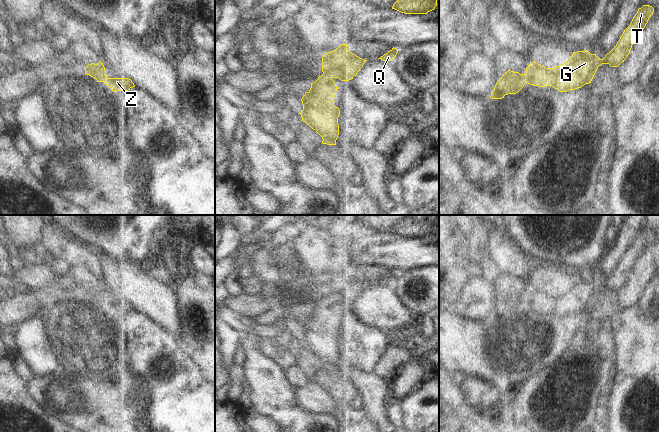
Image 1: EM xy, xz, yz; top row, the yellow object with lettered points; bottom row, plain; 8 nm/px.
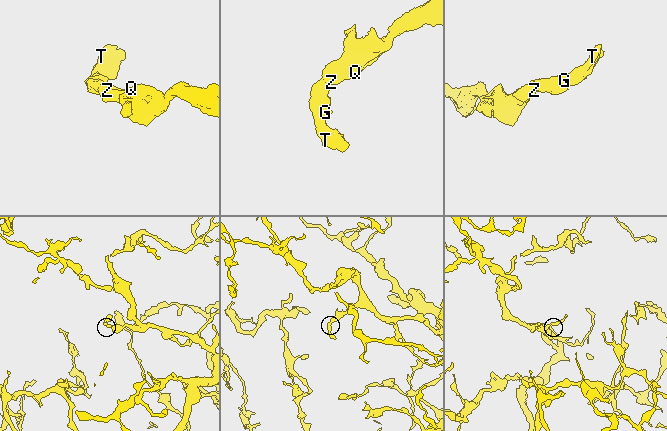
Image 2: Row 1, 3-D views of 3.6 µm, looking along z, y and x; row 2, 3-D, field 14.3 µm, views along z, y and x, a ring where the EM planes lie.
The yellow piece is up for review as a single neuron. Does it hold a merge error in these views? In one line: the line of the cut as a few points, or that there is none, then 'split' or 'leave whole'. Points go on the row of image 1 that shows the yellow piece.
no cut | leave whole

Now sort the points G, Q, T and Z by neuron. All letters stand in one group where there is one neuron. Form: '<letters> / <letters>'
G Q T Z

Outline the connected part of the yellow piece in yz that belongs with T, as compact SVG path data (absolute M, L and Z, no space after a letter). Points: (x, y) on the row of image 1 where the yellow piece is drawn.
M650 5L639 8L616 46L603 59L586 50L573 52L564 64L554 68L546 68L533 61L524 74L511 70L505 72L497 81L490 98L502 99L505 95L516 94L526 83L539 87L552 86L560 92L575 90L591 83L602 64L618 67L624 62L636 37L645 28L653 12L654 8Z

